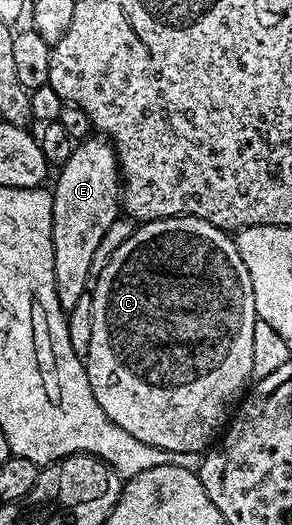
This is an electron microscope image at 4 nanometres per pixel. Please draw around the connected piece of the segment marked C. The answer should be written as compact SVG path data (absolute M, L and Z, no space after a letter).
M177 215L135 226L134 232L109 254L110 260L103 265L102 272L96 275L92 283L92 345L88 345L88 353L84 356L88 385L92 385L92 393L100 409L104 409L104 413L108 413L108 417L124 429L124 433L132 433L136 441L144 441L144 445L159 447L162 451L205 452L223 434L224 428L231 422L232 412L242 402L252 383L253 326L259 318L252 281L238 252L238 244L227 232L208 221L191 215Z

